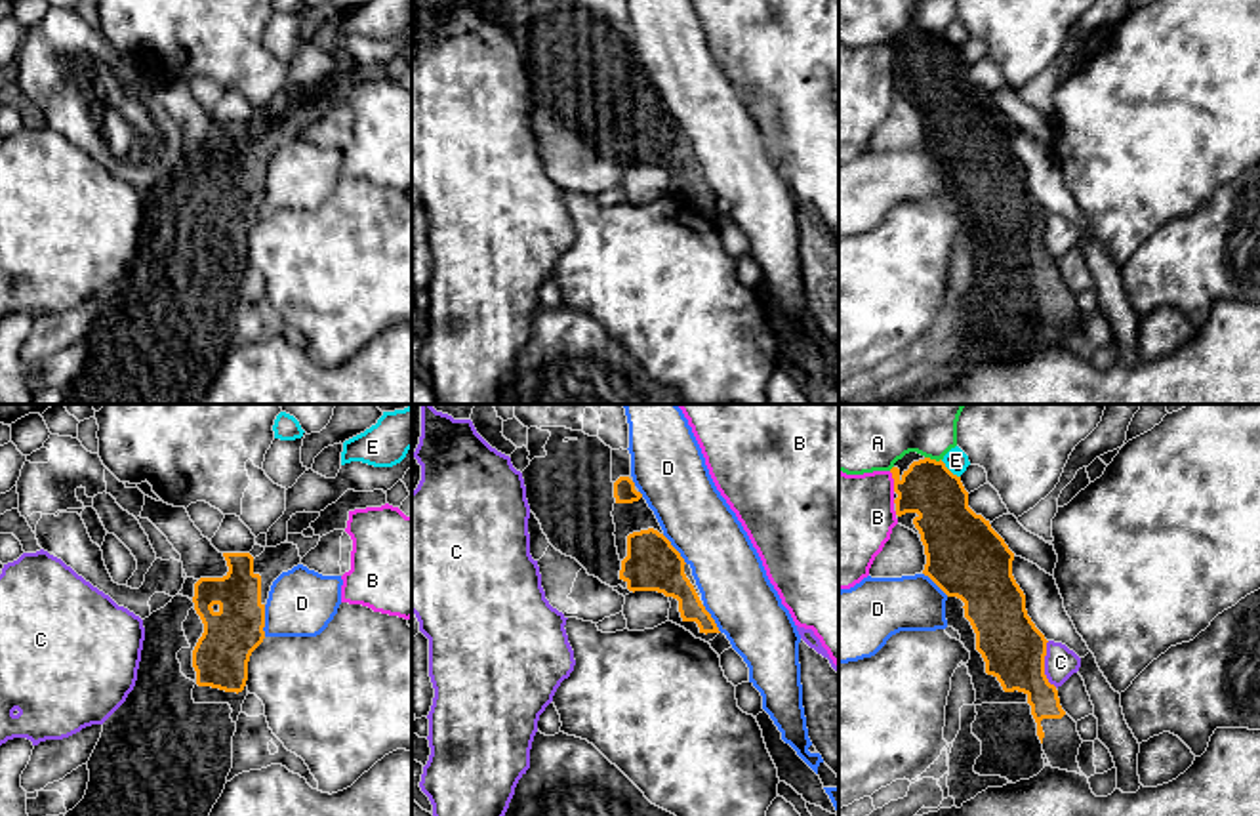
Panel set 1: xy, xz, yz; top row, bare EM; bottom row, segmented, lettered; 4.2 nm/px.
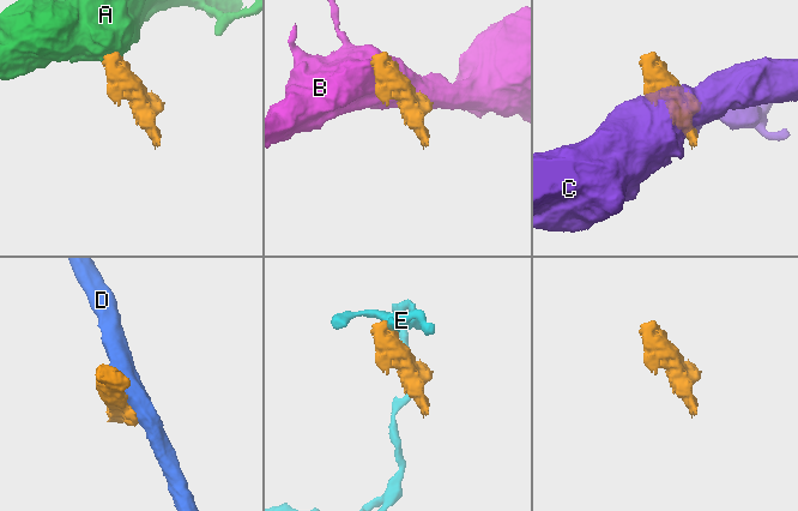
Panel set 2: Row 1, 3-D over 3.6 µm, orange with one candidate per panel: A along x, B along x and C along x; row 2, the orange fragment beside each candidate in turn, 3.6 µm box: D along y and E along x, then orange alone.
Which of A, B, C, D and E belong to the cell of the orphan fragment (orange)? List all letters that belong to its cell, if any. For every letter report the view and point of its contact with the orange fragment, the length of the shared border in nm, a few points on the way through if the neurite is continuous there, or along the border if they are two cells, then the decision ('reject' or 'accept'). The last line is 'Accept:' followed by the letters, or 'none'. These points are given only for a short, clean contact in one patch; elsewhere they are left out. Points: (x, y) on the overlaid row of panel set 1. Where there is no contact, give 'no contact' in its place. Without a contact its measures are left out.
A: contact yz (933, 460); length 70 nm; border yz (925, 456), (940, 460); reject
B: contact yz (894, 481); length 90 nm; border yz (889, 471), (894, 490); reject
C: contact yz (1043, 666); length 200 nm; border yz (1047, 641), (1045, 677), (1056, 687); reject
D: contact xy (264, 620); length 140 nm; reject
E: contact yz (948, 469); length 120 nm; border yz (940, 460), (959, 477); reject
Accept: none

